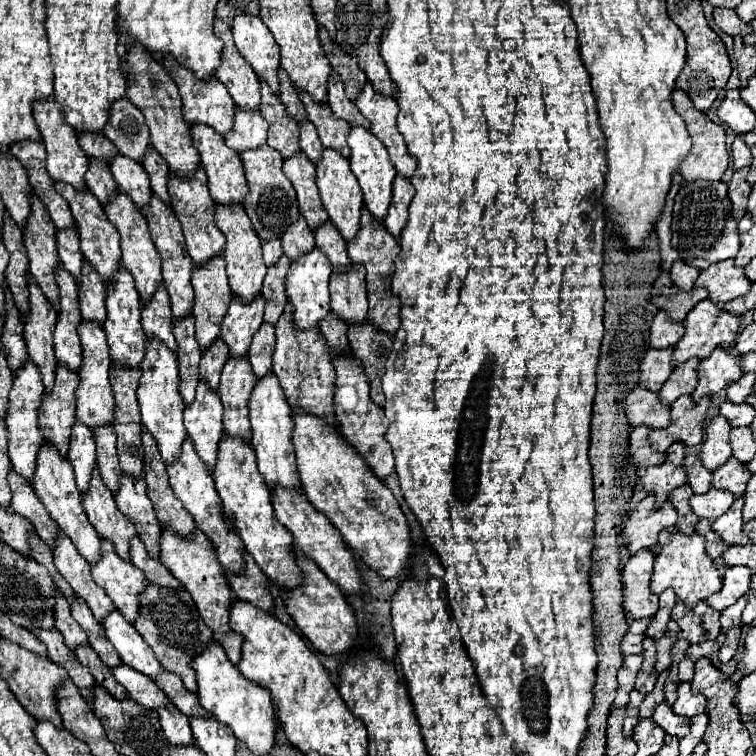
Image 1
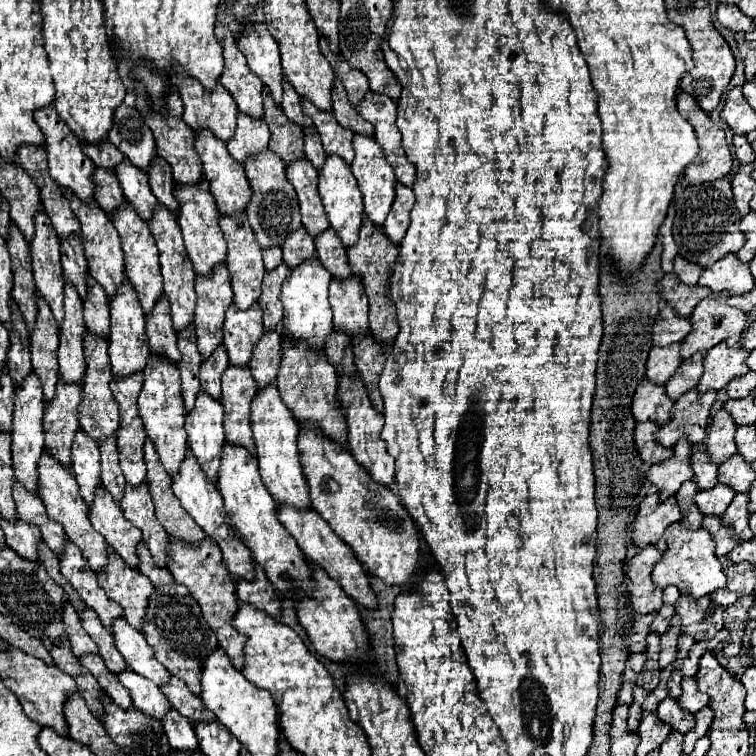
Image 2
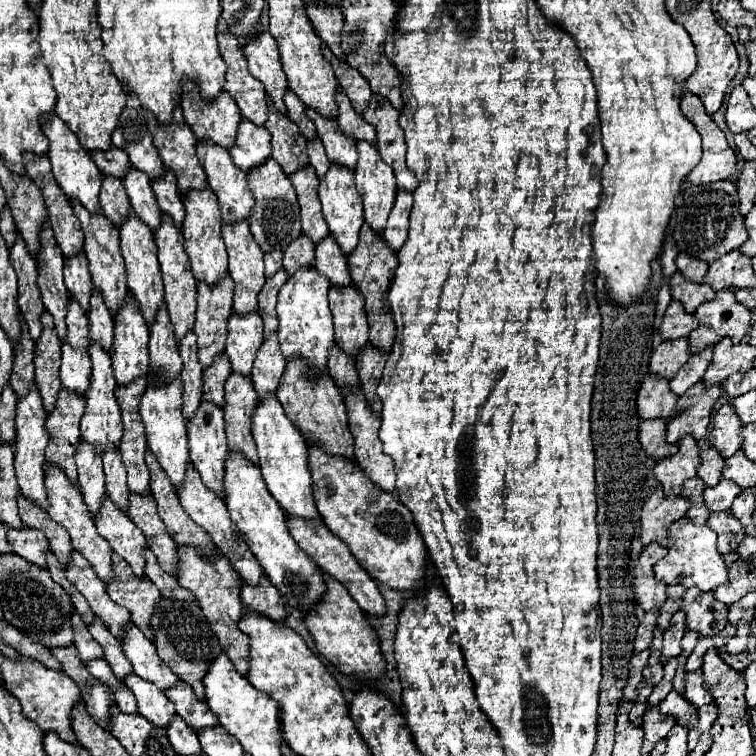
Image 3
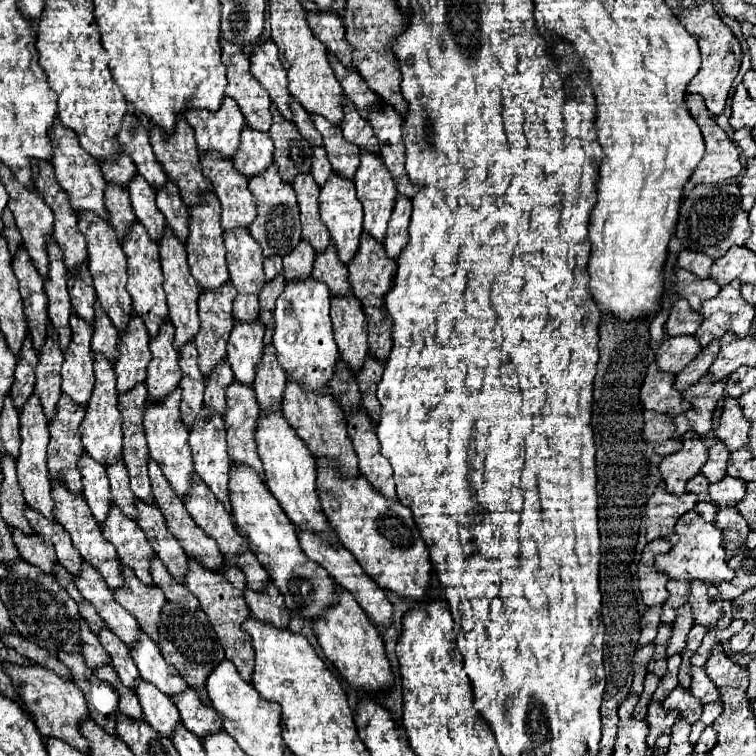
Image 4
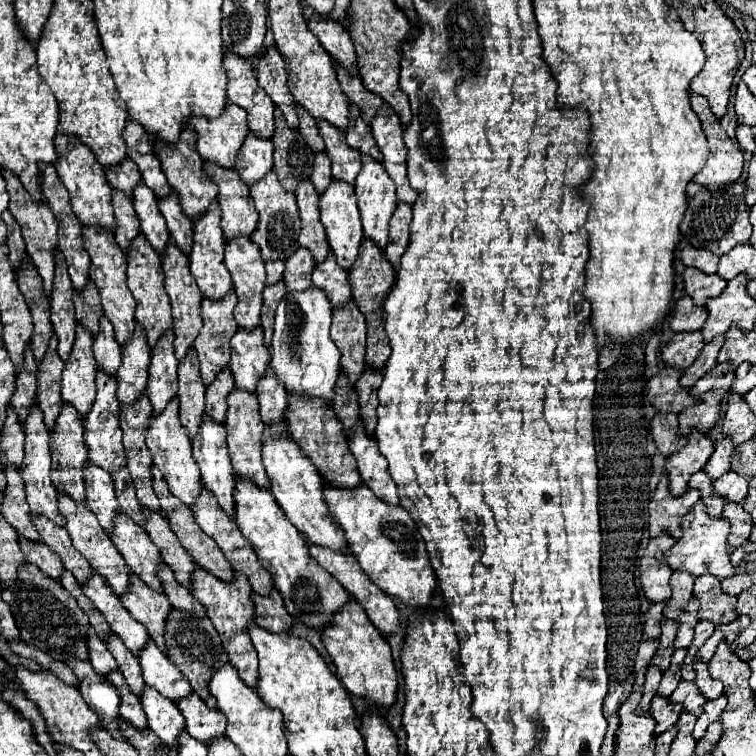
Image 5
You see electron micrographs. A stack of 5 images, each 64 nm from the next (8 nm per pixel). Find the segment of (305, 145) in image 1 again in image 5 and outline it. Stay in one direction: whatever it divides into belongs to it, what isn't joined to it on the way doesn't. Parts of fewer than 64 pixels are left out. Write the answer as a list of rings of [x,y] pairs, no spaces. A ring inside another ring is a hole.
[[[324,152],[316,154],[314,162],[314,172],[312,172],[312,184],[318,190],[318,194],[324,194],[328,184],[332,182],[332,170],[330,170],[330,160]]]

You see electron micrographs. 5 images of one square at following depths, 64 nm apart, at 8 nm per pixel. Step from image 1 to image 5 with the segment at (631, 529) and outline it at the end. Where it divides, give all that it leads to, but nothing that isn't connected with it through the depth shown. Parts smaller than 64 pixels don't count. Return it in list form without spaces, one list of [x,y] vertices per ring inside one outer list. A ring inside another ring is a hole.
[[[662,476],[662,482],[658,482],[658,488],[654,492],[654,498],[650,500],[650,512],[648,512],[648,528],[650,536],[656,538],[660,532],[668,530],[676,540],[682,536],[682,518],[692,510],[692,506],[700,500],[700,492],[696,488],[690,488],[682,496],[674,496],[668,488],[668,478]]]

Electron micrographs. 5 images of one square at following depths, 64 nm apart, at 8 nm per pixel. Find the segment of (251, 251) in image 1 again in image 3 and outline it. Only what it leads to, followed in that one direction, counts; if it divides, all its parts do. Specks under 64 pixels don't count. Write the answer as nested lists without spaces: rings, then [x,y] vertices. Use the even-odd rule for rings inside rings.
[[[236,222],[234,226],[224,226],[222,228],[222,236],[228,248],[228,272],[236,284],[234,288],[234,314],[250,314],[256,310],[258,306],[258,292],[262,290],[266,278],[264,278],[264,262],[262,262],[262,250],[260,246],[254,242],[250,230],[248,230],[248,222]]]

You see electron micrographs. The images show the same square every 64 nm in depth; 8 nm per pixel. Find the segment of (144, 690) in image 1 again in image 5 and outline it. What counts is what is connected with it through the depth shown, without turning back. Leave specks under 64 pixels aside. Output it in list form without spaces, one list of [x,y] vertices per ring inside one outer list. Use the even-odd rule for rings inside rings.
[[[146,688],[142,692],[142,708],[148,718],[148,728],[162,738],[164,744],[178,750],[178,736],[186,730],[186,722],[182,712],[178,710],[176,702],[170,702],[162,694],[158,694],[154,688]]]

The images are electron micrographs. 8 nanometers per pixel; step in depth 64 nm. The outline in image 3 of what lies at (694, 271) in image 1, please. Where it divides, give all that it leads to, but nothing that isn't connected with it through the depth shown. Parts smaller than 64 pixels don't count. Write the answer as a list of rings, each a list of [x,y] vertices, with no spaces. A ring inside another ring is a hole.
[[[684,252],[678,254],[676,266],[678,266],[678,270],[680,270],[690,282],[702,282],[702,278],[704,278],[706,272],[708,272],[708,262],[700,260],[700,258],[694,258],[694,256],[690,256],[690,254],[684,254]]]

